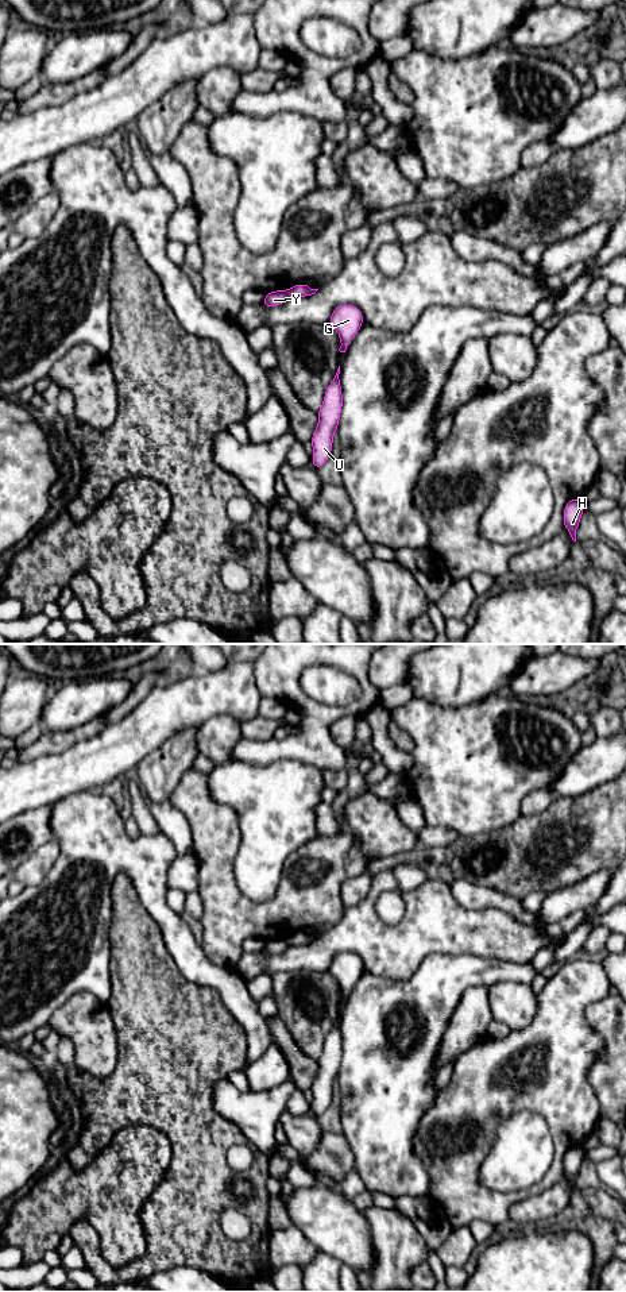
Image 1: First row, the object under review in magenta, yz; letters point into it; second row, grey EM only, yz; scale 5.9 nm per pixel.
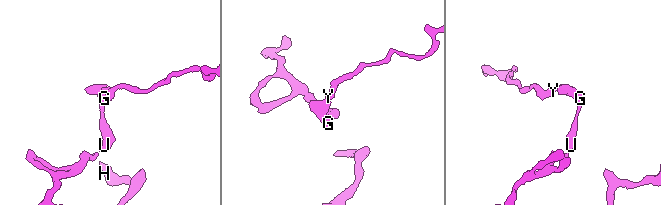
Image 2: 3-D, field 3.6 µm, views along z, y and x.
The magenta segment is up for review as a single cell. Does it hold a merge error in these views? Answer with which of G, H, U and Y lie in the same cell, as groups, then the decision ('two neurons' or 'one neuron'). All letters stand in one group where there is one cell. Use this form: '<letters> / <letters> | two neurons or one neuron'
G H U / Y | two neurons

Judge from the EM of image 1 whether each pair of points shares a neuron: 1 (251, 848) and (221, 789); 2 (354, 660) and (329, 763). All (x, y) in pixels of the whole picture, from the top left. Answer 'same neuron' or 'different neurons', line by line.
1: same neuron
2: same neuron

